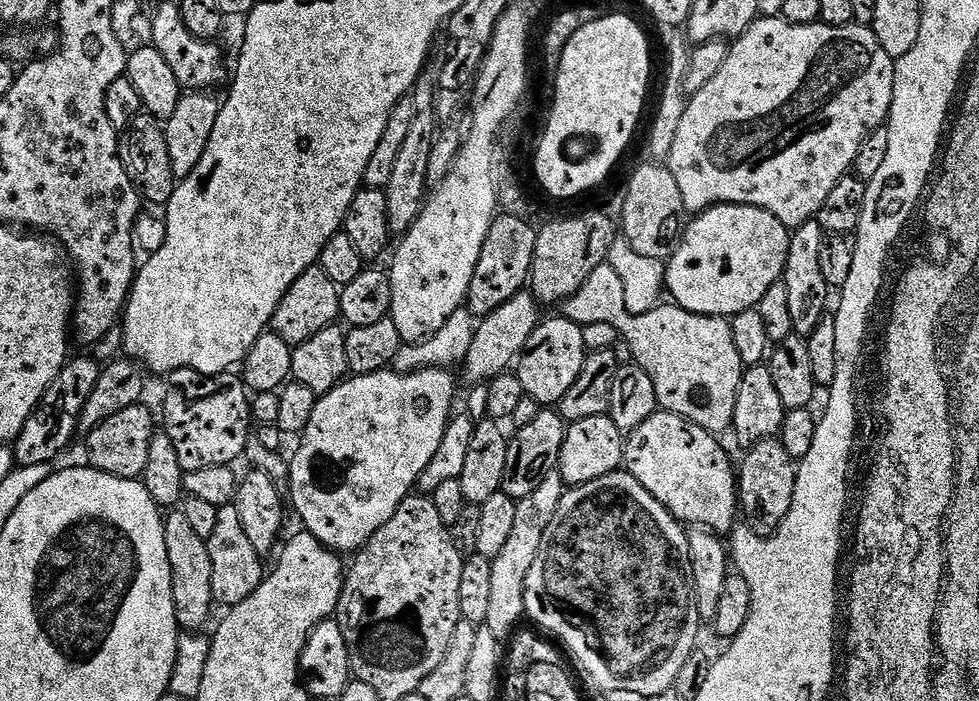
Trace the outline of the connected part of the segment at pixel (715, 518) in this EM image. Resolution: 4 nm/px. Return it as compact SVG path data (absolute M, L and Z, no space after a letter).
M657 410L627 433L626 439L624 441L623 463L626 465L627 472L634 478L638 478L638 482L641 484L641 486L645 488L659 504L664 505L664 507L668 509L669 513L671 513L671 515L675 517L677 521L679 521L678 519L690 520L688 522L691 525L703 525L704 527L711 529L713 533L720 534L720 532L726 531L727 528L735 522L736 512L738 516L738 476L734 471L734 466L732 470L731 458L728 457L726 453L724 453L723 446L720 445L716 440L719 439L717 439L713 433L707 432L702 426L698 426L694 422L690 422L686 418L682 418L673 412Z

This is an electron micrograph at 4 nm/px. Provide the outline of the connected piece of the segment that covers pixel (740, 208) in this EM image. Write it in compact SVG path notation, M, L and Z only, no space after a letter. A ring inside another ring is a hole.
M713 204L705 208L695 217L692 225L683 229L674 251L666 264L666 292L672 296L679 307L688 312L697 312L703 316L723 316L726 318L726 298L728 290L732 288L732 282L746 282L750 278L754 268L766 268L766 266L787 266L788 245L790 230L774 214L770 214L761 208L755 208L749 204ZM682 266L696 266L694 278L682 282Z

